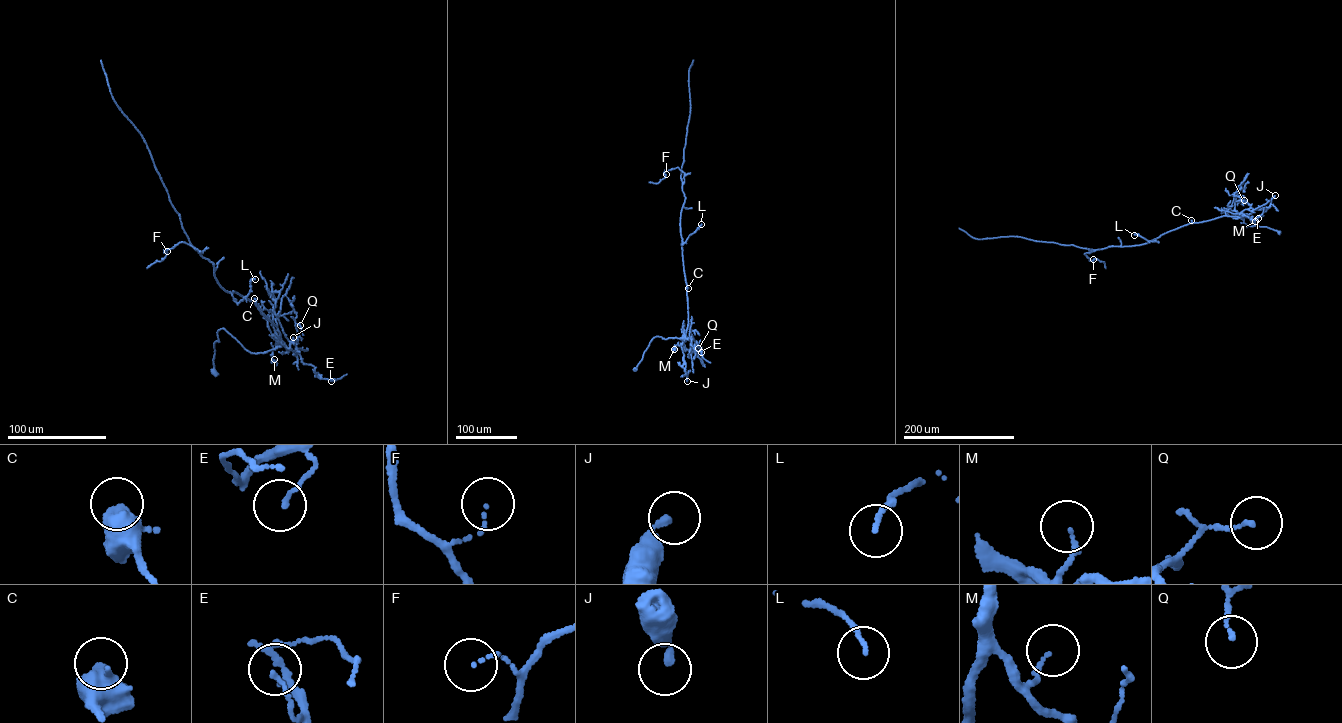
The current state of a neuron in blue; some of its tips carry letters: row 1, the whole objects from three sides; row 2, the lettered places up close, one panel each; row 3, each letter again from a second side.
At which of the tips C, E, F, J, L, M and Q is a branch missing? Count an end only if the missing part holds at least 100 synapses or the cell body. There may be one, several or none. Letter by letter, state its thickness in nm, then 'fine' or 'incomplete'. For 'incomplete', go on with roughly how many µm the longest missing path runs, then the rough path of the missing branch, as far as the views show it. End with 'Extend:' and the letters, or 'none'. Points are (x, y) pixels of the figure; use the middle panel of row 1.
C: calibre 420 nm; fine
E: calibre 110 nm; fine
F: calibre 80 nm; fine
J: calibre 240 nm; fine
L: calibre 110 nm; fine
M: calibre 120 nm; fine
Q: calibre 110 nm; fine
Extend: none

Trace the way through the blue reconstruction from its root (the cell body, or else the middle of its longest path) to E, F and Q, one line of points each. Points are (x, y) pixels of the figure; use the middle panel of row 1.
E: (634, 369), (656, 336), (666, 339), (691, 338), (694, 349), (701, 352)
F: (634, 369), (654, 337), (684, 338), (688, 326), (680, 227), (684, 173), (677, 167), (666, 174)
Q: (634, 369), (656, 336), (666, 339), (690, 338), (692, 352), (698, 348)

